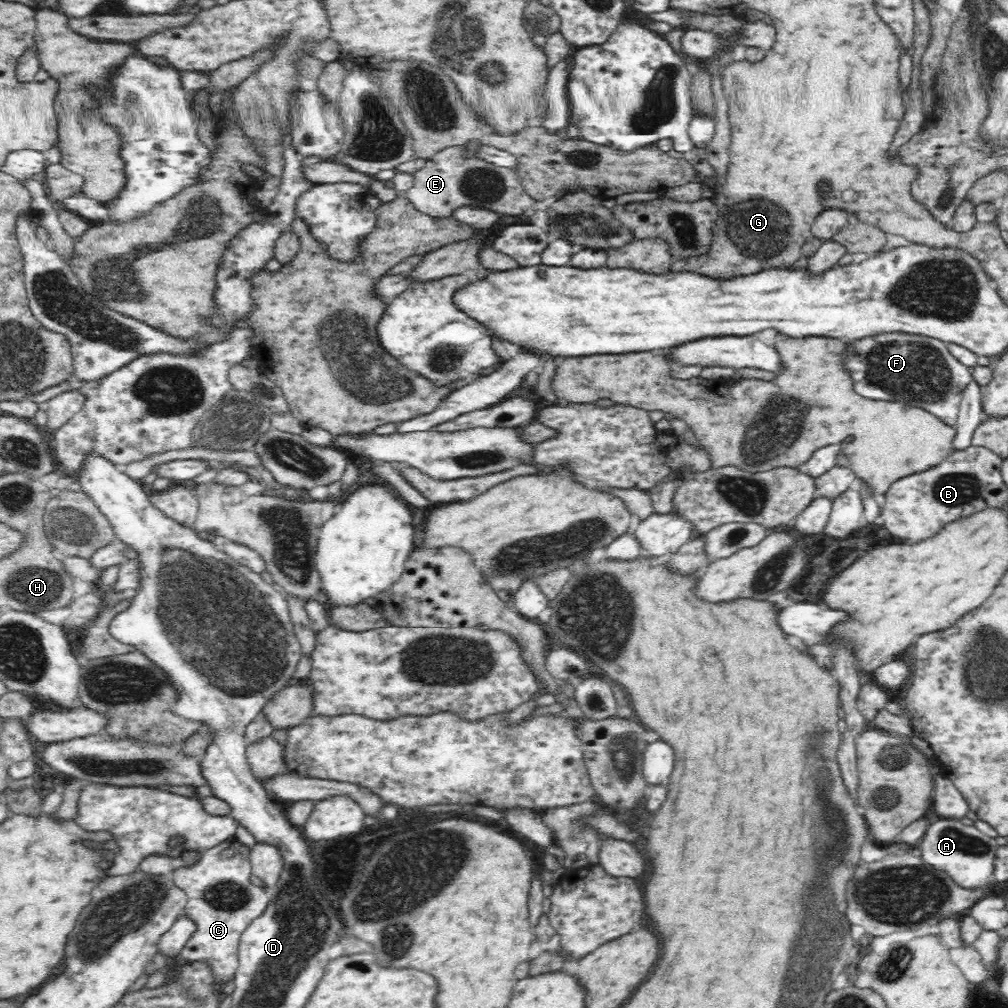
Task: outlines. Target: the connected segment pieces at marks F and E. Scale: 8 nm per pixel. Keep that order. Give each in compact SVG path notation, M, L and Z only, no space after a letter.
M879 334L862 337L851 344L851 352L844 361L854 380L854 390L864 399L886 401L900 400L900 403L921 408L937 416L944 424L955 427L958 420L959 406L964 398L964 390L974 381L970 369L960 363L946 347L946 342L922 335Z
M480 140L448 146L436 152L413 175L413 186L403 195L416 210L433 217L450 217L461 206L482 207L499 215L518 216L533 209L536 200L526 194L515 170L496 166L479 156Z

